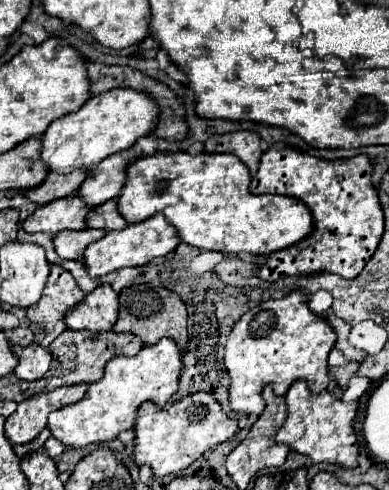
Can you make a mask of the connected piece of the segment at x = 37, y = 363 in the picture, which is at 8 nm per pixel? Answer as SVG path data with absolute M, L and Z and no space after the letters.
M28 344L26 348L14 348L18 356L18 366L16 366L16 376L20 380L40 380L52 362L52 354L46 346L38 344Z

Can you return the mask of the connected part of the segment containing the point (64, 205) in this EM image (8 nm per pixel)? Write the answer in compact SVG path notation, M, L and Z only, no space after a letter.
M80 196L60 198L50 202L48 206L40 206L28 222L24 222L24 230L30 234L34 232L50 232L58 234L62 230L84 230L86 228L86 214L92 210Z

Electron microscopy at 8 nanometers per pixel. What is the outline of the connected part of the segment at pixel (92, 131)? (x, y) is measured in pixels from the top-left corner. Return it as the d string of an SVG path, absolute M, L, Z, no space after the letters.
M116 88L92 96L76 114L68 114L52 122L42 142L42 160L54 172L72 172L78 168L92 168L104 158L128 150L136 140L150 134L160 118L158 104L144 92L132 88Z

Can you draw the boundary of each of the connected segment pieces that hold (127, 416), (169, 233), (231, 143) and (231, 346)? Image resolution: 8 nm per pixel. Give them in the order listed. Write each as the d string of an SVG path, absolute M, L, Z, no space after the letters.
M162 338L156 344L144 346L136 356L114 356L106 366L104 376L88 386L80 402L54 410L50 414L48 428L52 430L52 436L58 438L64 446L82 448L88 444L106 444L120 432L134 426L136 410L142 402L150 400L158 408L162 408L178 390L180 372L182 350L170 338Z
M156 214L144 222L130 224L128 228L124 228L120 232L106 232L104 238L100 238L88 246L88 250L84 252L84 264L88 268L88 274L98 278L98 276L106 276L110 272L116 272L126 266L146 266L152 260L174 252L178 244L180 244L180 238L178 238L176 230L166 222L164 214Z
M232 132L232 134L210 136L206 140L206 152L236 154L250 168L250 172L258 170L258 164L262 158L260 136L256 132Z
M294 290L292 294L284 296L282 300L268 300L260 306L254 306L252 310L248 310L248 314L244 314L232 328L232 332L228 334L226 340L226 368L230 374L230 408L234 412L242 412L242 414L260 414L264 410L266 404L262 404L262 390L266 384L274 384L274 392L278 396L284 396L288 392L288 388L296 382L296 380L306 380L310 390L314 394L322 392L328 388L328 354L334 348L336 342L336 332L332 330L332 326L328 324L326 318L316 316L310 308L308 308L308 296L302 294L300 290Z

